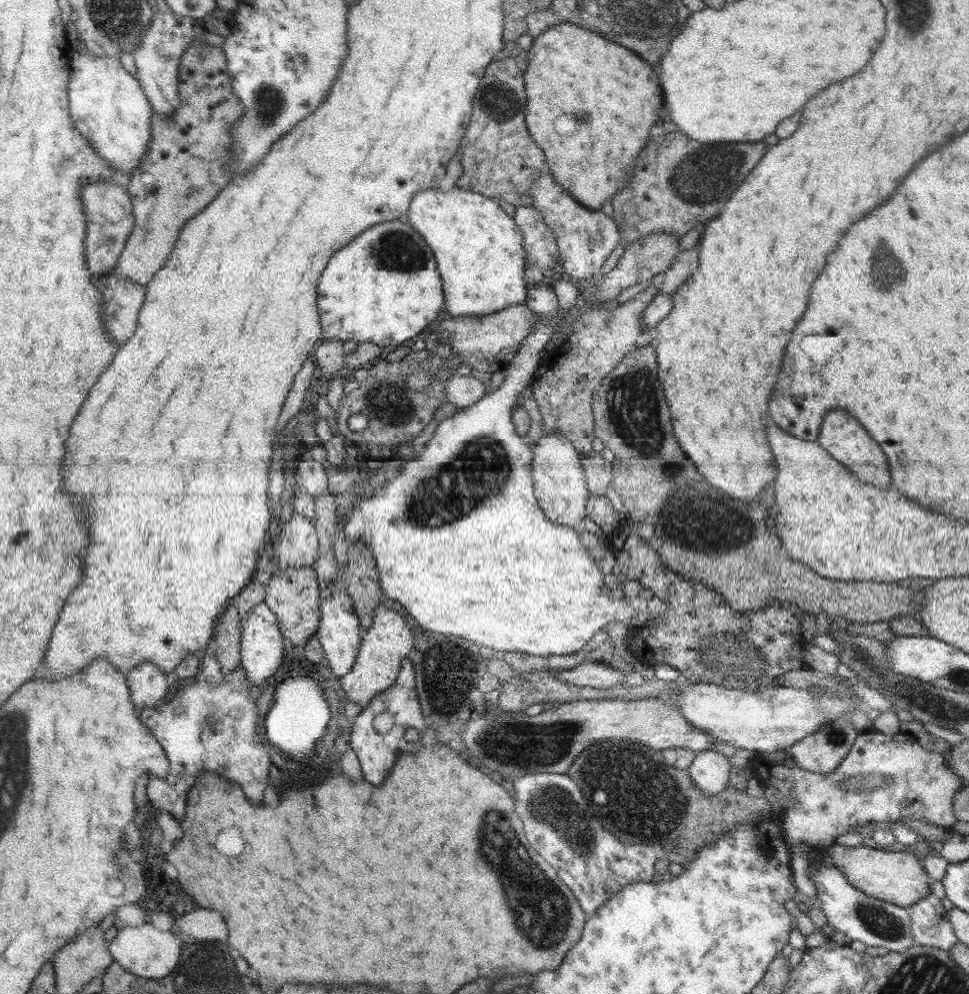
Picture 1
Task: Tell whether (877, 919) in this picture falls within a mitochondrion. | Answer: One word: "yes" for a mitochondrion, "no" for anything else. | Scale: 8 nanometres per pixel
yes

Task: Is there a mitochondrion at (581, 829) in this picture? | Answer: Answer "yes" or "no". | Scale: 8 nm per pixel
yes

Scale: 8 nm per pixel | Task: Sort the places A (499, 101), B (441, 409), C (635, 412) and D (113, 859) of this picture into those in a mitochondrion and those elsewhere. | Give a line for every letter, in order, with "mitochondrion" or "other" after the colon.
A: mitochondrion
B: other
C: mitochondrion
D: mitochondrion

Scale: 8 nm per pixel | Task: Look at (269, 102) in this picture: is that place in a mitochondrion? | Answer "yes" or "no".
yes

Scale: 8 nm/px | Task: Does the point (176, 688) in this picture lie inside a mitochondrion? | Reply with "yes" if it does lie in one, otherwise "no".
no

